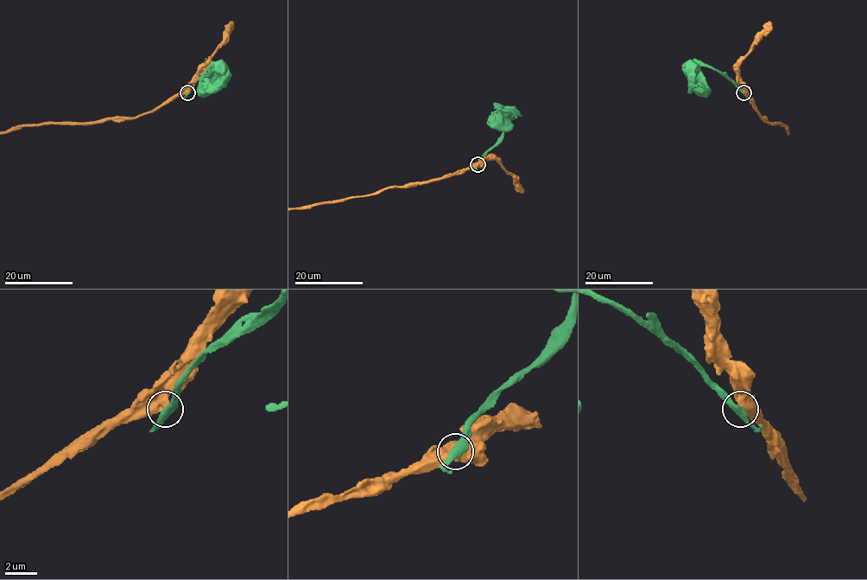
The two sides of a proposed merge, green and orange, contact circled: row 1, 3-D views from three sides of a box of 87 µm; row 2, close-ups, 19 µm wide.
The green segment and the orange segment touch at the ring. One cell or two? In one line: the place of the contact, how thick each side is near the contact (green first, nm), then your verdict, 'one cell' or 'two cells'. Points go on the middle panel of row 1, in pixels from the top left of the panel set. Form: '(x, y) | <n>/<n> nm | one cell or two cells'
(477, 164) | 440/600 nm | two cells

